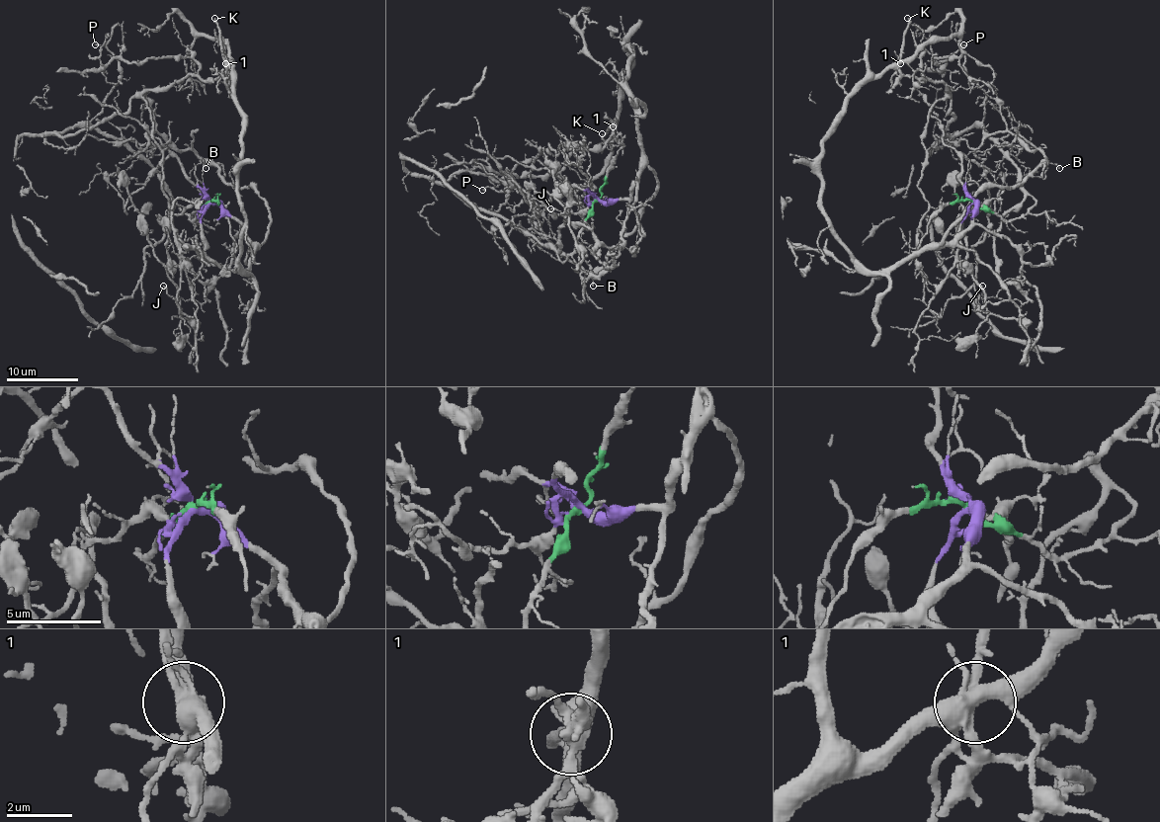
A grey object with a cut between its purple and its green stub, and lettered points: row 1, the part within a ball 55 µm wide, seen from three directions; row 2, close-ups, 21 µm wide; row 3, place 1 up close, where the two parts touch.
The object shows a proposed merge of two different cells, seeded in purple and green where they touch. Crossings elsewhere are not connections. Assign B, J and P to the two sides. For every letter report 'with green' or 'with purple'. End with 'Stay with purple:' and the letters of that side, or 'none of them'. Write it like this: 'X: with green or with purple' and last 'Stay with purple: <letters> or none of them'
B: with purple
J: with purple
P: with green
Stay with purple: B, J

